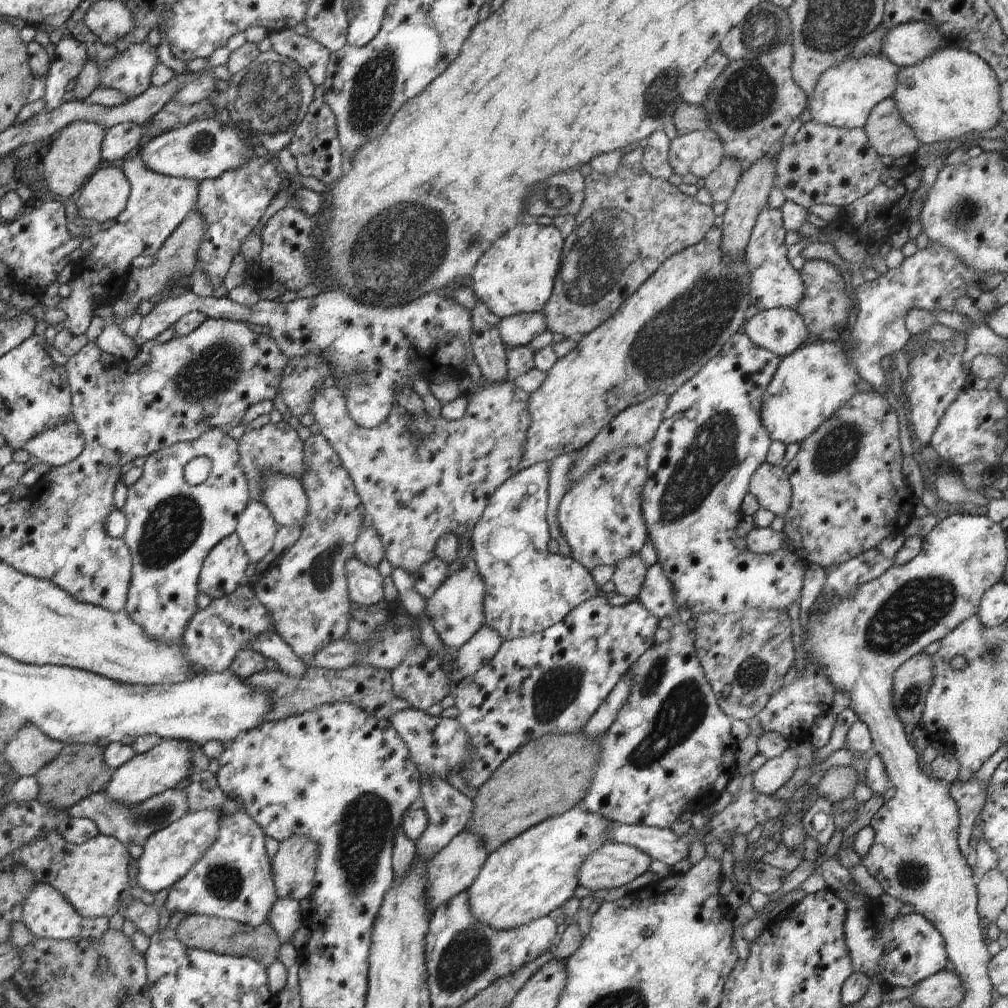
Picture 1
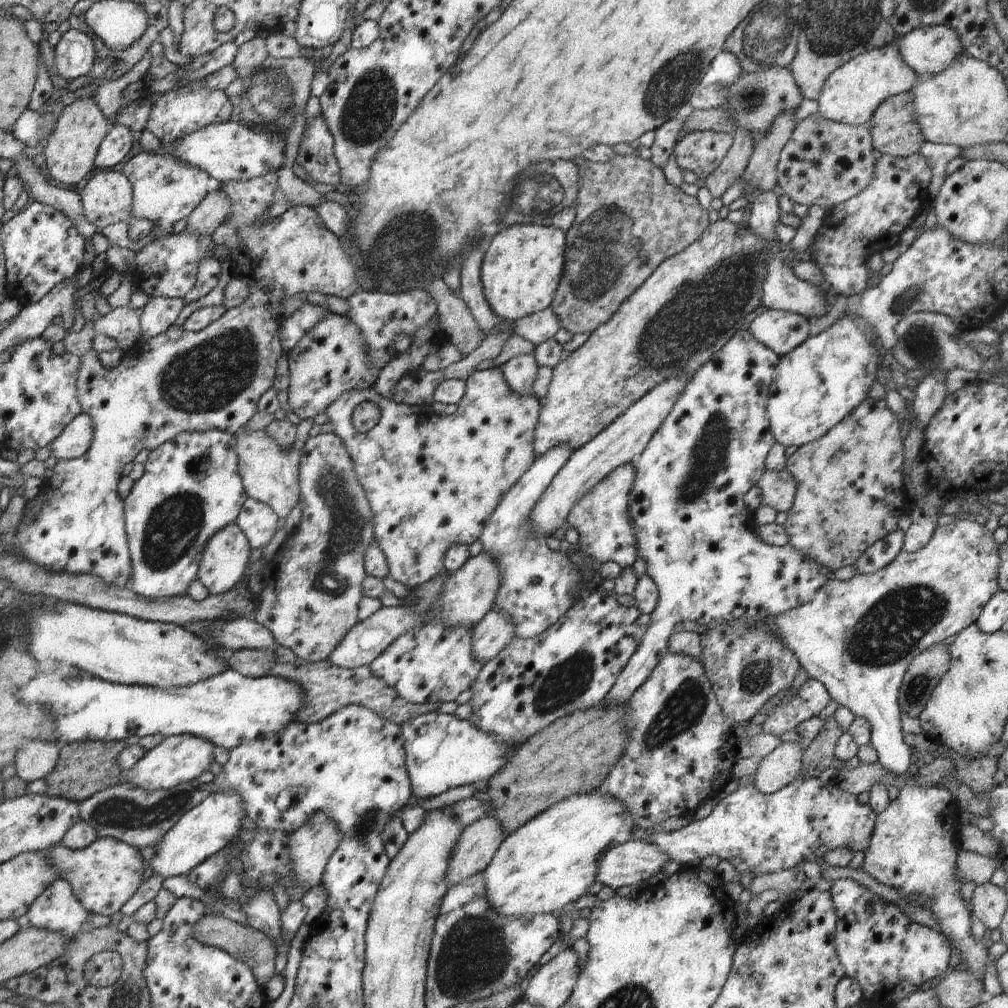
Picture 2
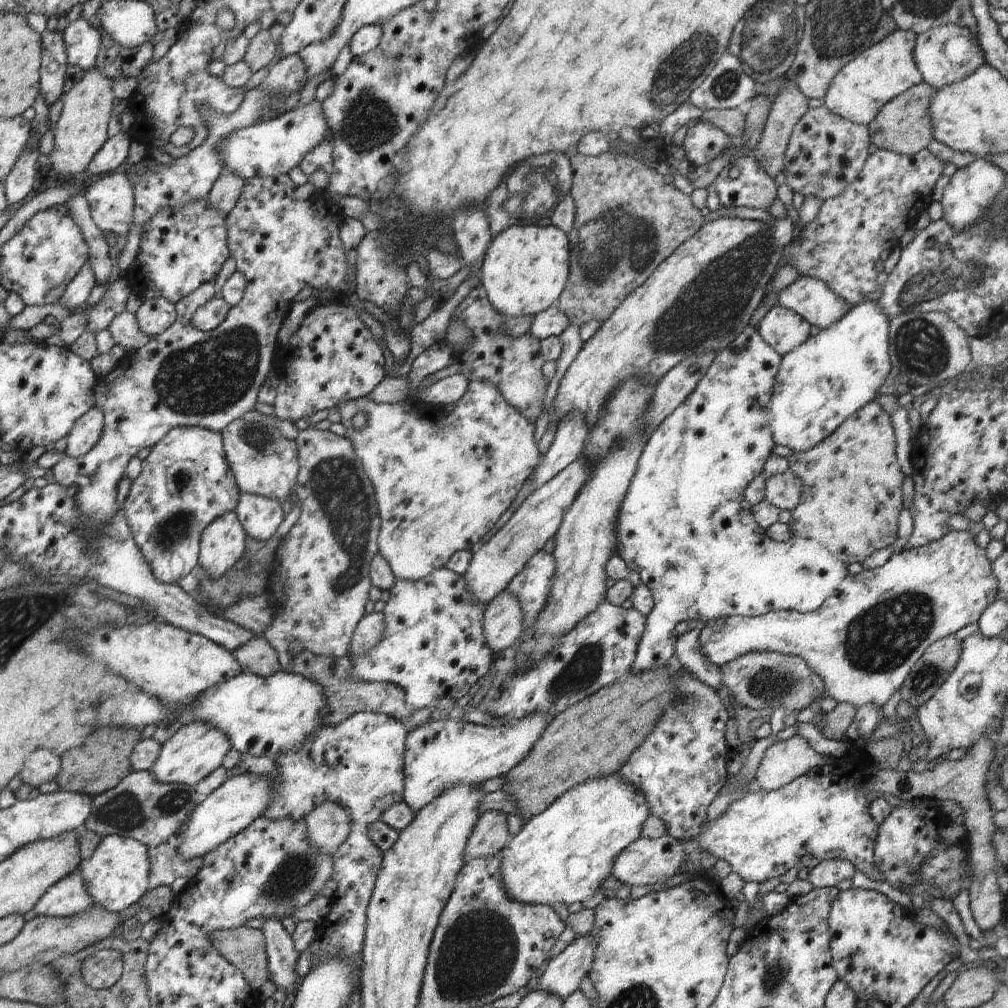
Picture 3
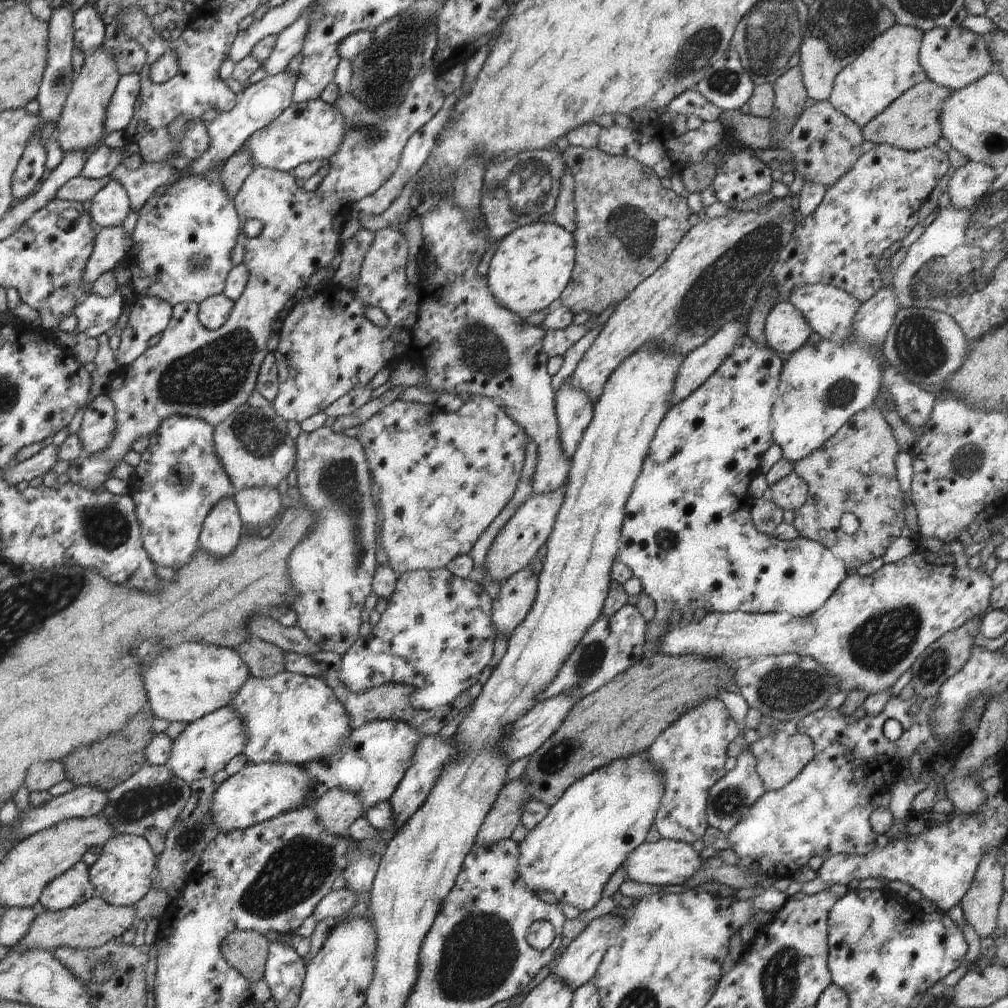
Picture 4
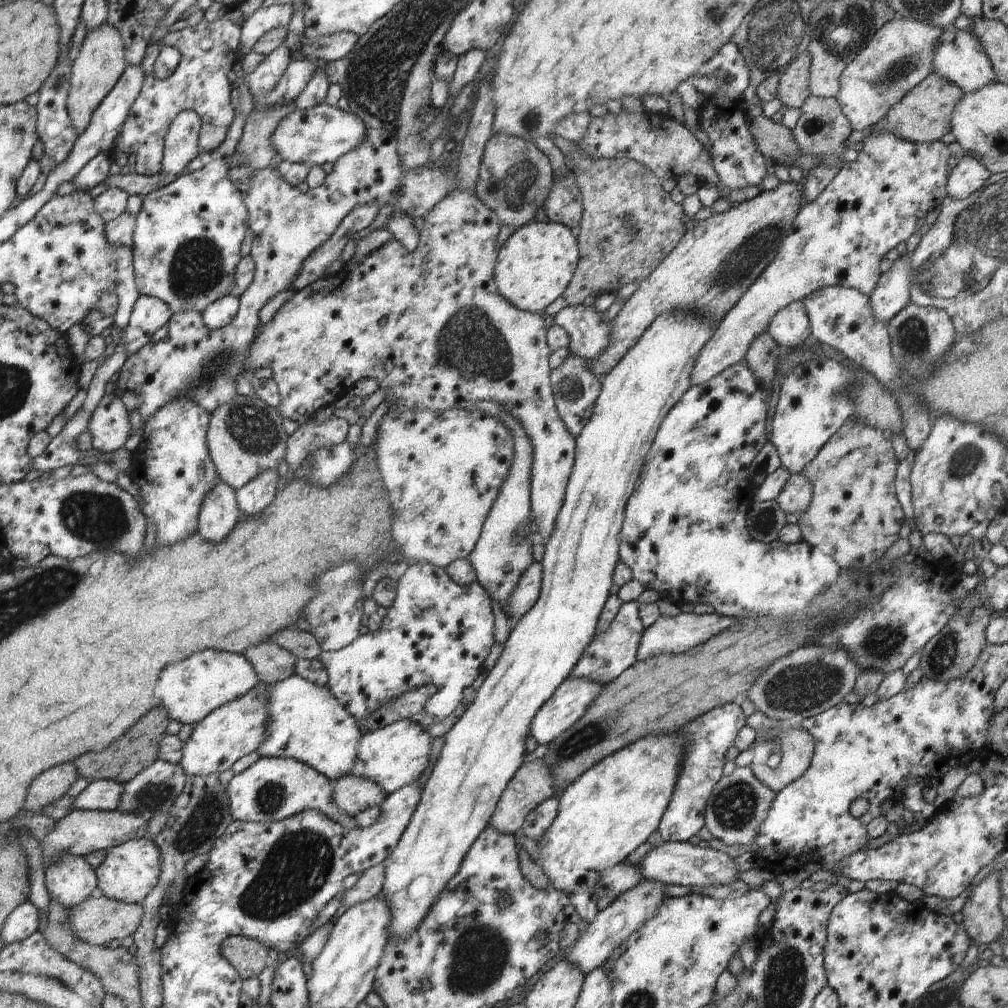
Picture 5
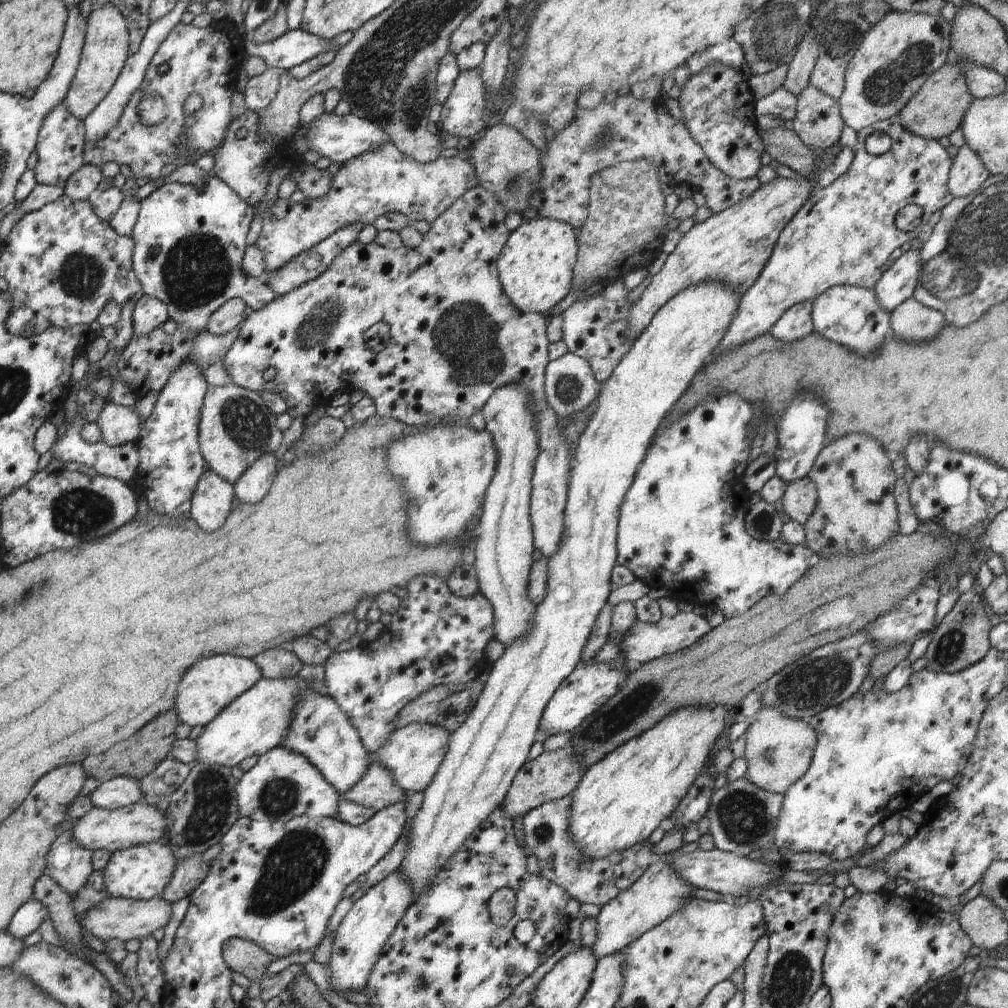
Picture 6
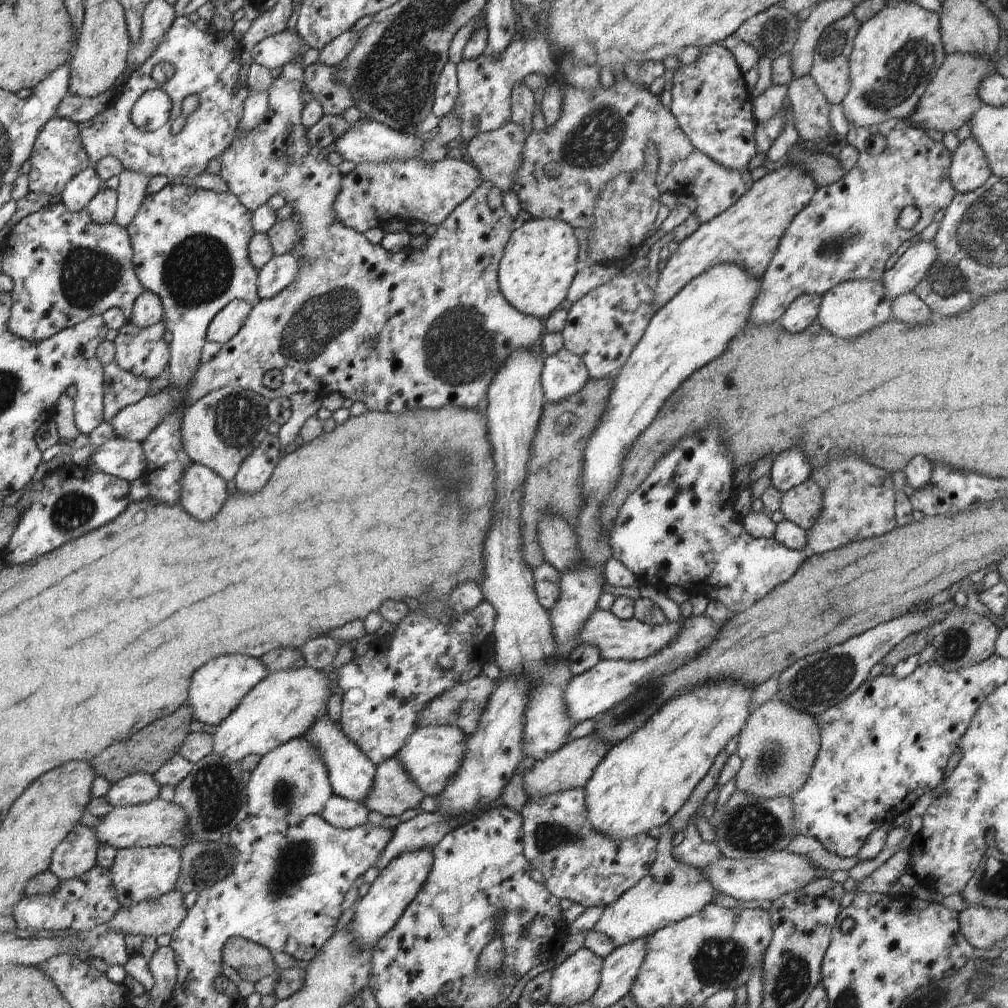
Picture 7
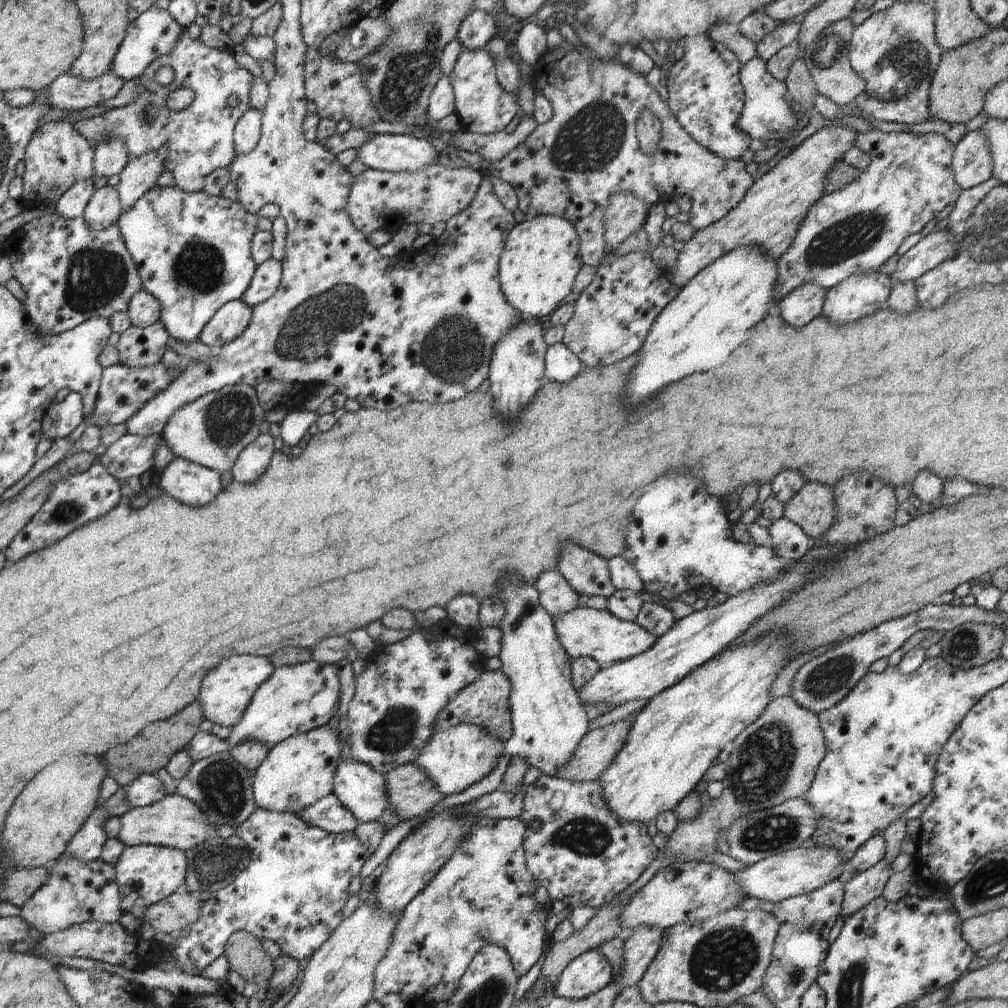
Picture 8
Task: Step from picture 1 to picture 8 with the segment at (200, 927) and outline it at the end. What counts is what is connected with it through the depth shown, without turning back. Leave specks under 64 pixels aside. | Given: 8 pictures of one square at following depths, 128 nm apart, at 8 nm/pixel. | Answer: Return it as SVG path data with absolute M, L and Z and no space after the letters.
M238 930L229 935L224 955L246 983L266 984L274 972L273 959L264 950L262 941L246 930Z

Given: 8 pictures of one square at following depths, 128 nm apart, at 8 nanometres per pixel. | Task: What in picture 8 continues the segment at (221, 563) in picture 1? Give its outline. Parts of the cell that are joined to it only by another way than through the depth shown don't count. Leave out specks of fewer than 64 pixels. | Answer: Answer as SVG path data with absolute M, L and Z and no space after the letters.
M175 457L160 473L164 493L194 508L208 506L223 488L219 473L182 457Z

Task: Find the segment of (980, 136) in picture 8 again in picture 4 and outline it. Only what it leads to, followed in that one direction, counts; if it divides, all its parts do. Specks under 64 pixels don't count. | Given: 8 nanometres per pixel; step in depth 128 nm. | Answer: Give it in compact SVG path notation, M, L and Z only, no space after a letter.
M968 161L957 168L950 178L946 193L951 206L960 210L970 208L991 188L998 171L976 161Z

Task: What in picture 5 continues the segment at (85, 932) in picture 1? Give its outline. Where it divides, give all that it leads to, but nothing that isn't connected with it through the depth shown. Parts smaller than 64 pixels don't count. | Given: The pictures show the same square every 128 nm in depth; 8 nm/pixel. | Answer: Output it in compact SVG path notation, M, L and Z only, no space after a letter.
M62 854L60 860L45 866L45 887L49 898L70 908L90 897L97 886L95 870L85 857Z

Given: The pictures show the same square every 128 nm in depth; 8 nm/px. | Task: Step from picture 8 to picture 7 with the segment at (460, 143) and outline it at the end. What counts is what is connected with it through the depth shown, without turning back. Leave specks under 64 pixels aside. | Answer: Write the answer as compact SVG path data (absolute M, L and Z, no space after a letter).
M510 121L492 132L476 134L469 140L465 152L474 161L484 181L493 182L502 191L511 191L514 176L522 164L522 150L527 135L522 126Z

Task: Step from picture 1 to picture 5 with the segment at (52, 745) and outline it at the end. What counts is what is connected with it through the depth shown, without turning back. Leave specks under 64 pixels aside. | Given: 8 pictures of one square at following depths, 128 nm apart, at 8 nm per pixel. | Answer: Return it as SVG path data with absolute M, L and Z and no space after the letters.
M72 763L58 764L54 768L44 770L28 787L24 810L42 815L42 810L48 804L64 798L68 788L76 780L78 780L78 770Z

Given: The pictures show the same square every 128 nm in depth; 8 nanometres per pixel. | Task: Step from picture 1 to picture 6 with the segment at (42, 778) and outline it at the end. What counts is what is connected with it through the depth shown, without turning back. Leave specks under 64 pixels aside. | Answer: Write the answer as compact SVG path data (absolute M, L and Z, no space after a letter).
M175 709L168 710L145 724L136 734L116 743L100 756L88 756L80 766L88 777L94 777L98 782L114 777L128 777L139 781L148 776L160 762L169 756L172 744L177 739L175 732L179 723L178 712Z

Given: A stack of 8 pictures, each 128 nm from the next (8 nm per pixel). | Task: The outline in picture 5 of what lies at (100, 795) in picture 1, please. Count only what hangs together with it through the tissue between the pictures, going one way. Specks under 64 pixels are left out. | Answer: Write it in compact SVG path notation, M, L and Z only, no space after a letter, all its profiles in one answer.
M158 759L146 770L142 770L138 776L134 776L130 782L123 784L122 796L117 810L126 814L138 814L144 822L152 820L152 816L166 814L174 806L174 800L182 794L186 782L187 774L182 770L182 766Z

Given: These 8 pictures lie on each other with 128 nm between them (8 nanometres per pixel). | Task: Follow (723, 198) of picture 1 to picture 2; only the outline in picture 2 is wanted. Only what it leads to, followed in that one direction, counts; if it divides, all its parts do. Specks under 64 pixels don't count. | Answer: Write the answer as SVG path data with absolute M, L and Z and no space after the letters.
M737 128L732 135L733 143L724 160L706 178L706 190L709 190L714 198L720 198L724 192L728 192L726 188L734 180L738 180L740 174L743 174L751 157L754 142L753 135L744 128Z

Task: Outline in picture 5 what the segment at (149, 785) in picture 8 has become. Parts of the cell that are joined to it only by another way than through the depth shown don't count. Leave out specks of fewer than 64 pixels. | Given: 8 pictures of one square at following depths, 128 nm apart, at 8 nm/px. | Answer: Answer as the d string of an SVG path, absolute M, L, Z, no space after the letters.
M114 780L92 781L74 800L75 810L116 811L124 786Z

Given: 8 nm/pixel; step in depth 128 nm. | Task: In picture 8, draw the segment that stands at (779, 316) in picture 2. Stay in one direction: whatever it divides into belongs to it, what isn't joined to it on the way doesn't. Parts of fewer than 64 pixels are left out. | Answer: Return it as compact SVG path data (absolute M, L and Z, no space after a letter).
M806 282L786 294L778 302L776 312L781 320L794 328L800 328L821 316L825 298L824 288L820 288L816 282Z

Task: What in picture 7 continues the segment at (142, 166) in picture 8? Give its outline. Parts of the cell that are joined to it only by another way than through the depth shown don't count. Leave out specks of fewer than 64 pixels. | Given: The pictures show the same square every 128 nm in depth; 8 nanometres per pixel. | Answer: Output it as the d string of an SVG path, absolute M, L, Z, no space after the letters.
M124 169L119 174L119 186L117 188L117 207L113 222L126 229L142 201L146 198L146 188L150 176L140 174L134 170Z

